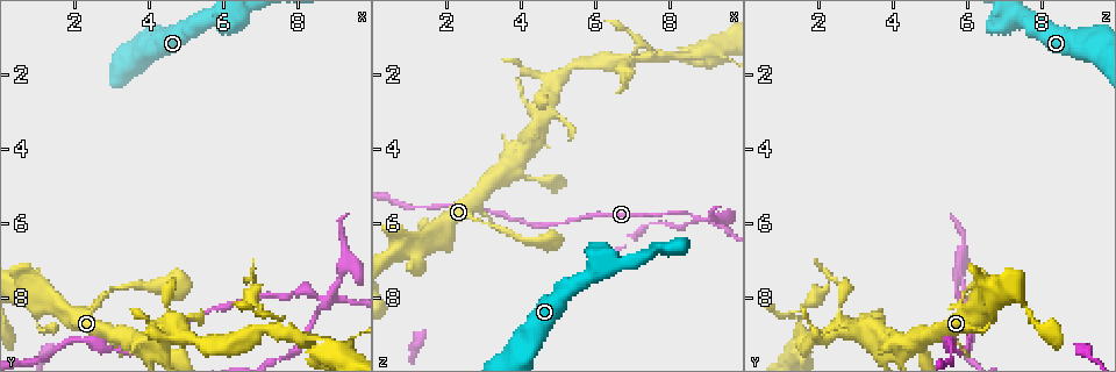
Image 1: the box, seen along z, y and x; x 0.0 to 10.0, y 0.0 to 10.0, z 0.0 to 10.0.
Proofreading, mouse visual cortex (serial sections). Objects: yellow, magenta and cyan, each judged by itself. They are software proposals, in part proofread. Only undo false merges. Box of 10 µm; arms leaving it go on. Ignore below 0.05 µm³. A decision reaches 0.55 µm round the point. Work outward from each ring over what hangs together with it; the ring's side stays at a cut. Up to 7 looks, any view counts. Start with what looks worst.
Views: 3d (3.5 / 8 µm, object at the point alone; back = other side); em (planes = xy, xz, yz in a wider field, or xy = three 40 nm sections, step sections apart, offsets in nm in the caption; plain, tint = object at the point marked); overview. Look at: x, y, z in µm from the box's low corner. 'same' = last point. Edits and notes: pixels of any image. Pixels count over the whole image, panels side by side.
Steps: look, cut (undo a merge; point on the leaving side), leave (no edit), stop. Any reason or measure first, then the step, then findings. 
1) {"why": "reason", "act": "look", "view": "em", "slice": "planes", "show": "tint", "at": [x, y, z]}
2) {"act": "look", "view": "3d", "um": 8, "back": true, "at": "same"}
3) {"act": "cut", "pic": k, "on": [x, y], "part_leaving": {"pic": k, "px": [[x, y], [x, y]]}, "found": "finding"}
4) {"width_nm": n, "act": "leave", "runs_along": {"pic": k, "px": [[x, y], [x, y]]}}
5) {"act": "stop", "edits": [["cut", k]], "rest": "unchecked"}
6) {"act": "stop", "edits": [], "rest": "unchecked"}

{"why": "abrupt turn", "act": "look", "view": "3d", "um": 8, "at": [8.45, 7.95, 5.80]}

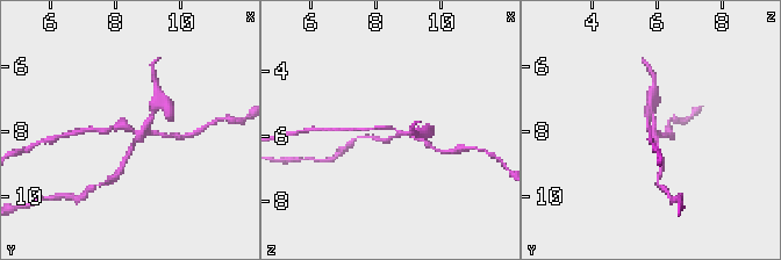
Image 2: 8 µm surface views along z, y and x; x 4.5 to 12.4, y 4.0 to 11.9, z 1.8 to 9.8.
{"arms": 4, "arm_widths_nm": [150, 150, 150, 150], "act": "look", "view": "em", "slice": "xy", "step": 3, "show": "tint", "at": "same"}

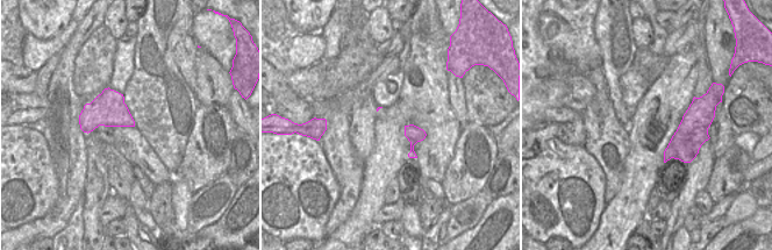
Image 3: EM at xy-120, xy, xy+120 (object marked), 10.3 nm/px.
{"act": "cut", "pic": 2, "on": [652, 109], "part_leaving": {"pic": 2, "px": [[654, 131], [652, 114], [653, 88]]}, "found": "two cells meet here"}

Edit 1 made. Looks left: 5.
{"act": "look", "view": "overview"}

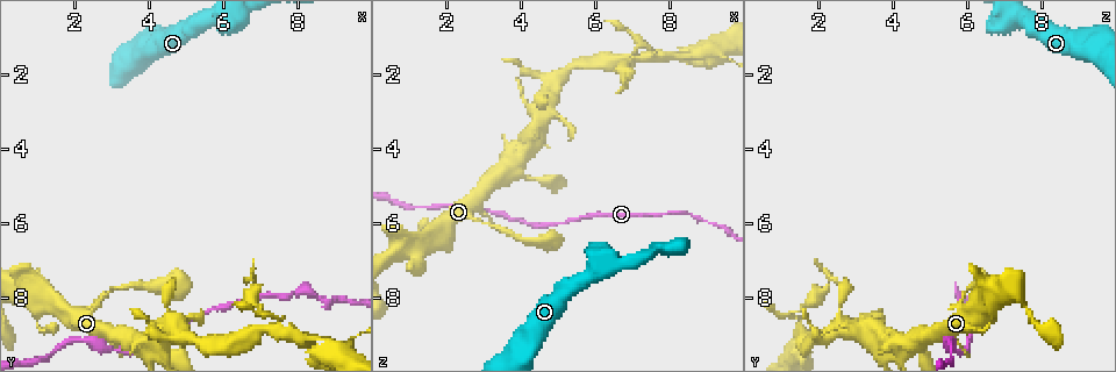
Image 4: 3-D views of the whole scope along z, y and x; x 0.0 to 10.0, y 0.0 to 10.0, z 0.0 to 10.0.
{"act": "look", "view": "3d", "um": 8, "at": [6.30, 0.65, 6.85]}

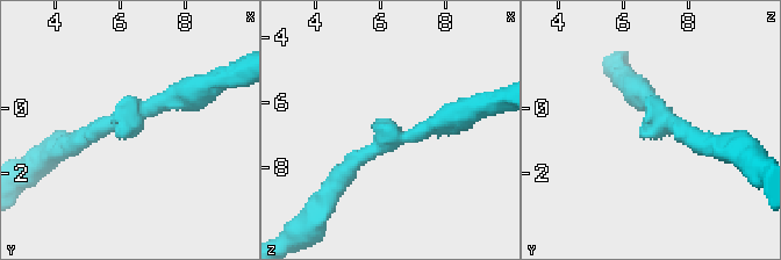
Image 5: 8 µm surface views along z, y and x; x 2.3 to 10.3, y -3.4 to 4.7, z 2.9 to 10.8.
{"act": "look", "view": "3d", "um": 3.5, "at": "same"}

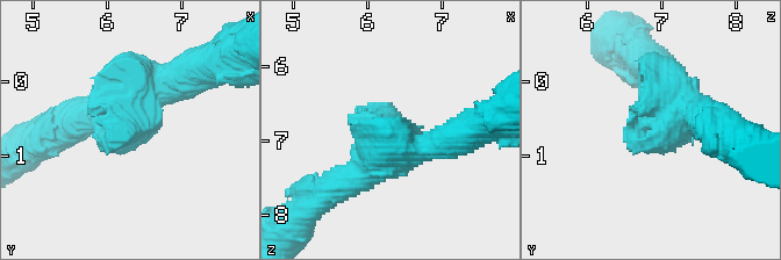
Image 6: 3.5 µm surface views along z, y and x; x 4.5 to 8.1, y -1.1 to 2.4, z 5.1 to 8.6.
{"why": "shape alone is not enough", "act": "look", "view": "em", "slice": "xy", "step": 5, "show": "tint", "at": [6.25, 0.70, 6.75]}

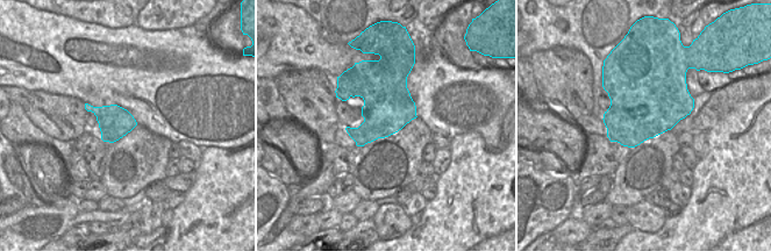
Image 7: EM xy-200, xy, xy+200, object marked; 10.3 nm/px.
{"act": "leave", "runs_along": {"pic": 6, "px": [[699, 115], [672, 101], [633, 154]]}, "found": "all the same cell"}

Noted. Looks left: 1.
{"act": "stop", "edits": [["cut", 2]], "rest": "unchecked"}

